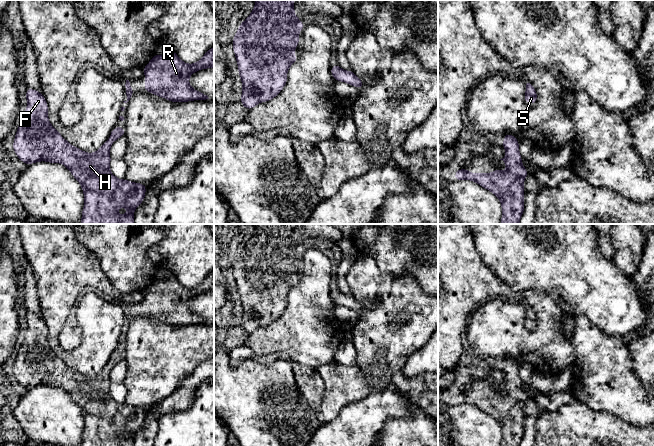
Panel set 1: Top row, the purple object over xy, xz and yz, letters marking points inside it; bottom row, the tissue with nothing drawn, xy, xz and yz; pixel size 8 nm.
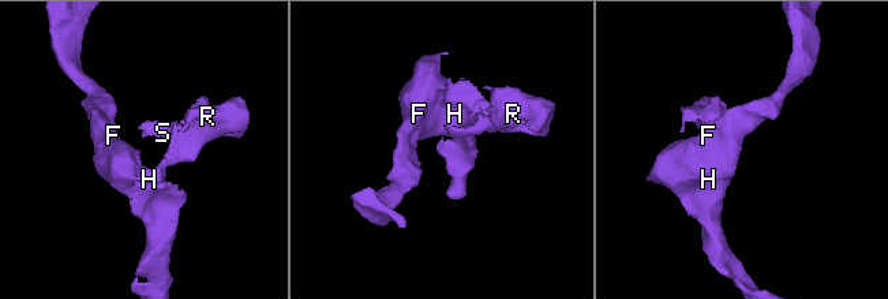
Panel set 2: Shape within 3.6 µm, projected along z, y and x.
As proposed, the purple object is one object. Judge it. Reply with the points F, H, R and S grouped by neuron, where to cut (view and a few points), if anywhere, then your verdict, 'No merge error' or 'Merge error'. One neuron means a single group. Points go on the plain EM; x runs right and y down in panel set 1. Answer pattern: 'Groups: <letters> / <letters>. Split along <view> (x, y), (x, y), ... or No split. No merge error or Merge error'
Groups: F H R S. No split. No merge error

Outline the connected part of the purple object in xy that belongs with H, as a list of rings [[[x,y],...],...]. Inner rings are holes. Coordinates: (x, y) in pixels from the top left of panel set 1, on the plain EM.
[[[27,312],[27,332],[16,355],[13,373],[17,381],[27,389],[46,385],[63,388],[80,407],[85,421],[81,446],[134,446],[134,434],[143,426],[146,410],[126,403],[118,403],[110,395],[110,372],[112,367],[124,360],[123,351],[113,352],[109,363],[94,377],[87,377],[72,370],[52,350],[48,343],[48,329],[42,317]],[[125,431],[128,436],[119,439],[117,434]]]

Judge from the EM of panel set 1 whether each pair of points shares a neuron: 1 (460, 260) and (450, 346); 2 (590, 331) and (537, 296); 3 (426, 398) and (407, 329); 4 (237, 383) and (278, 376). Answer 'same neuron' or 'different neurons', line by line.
1: same neuron
2: different neurons
3: different neurons
4: same neuron

